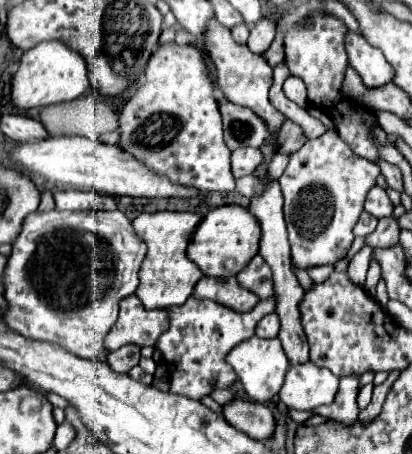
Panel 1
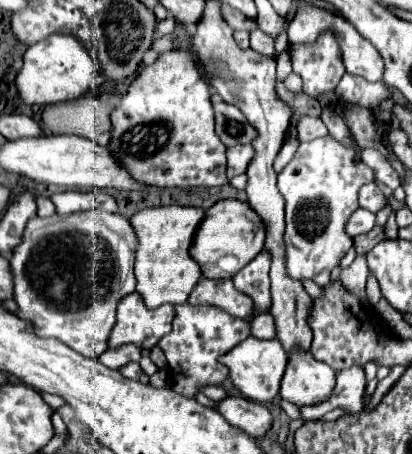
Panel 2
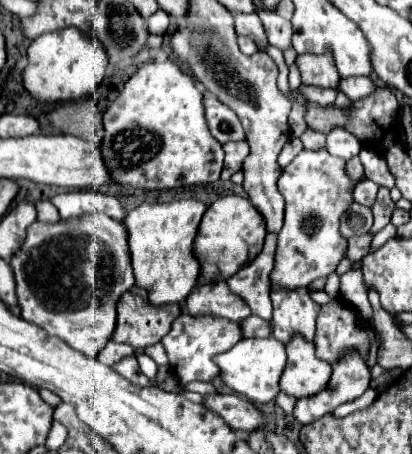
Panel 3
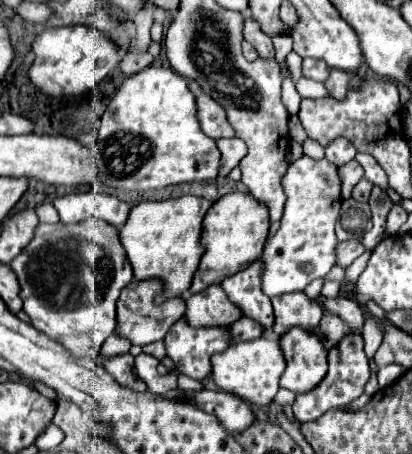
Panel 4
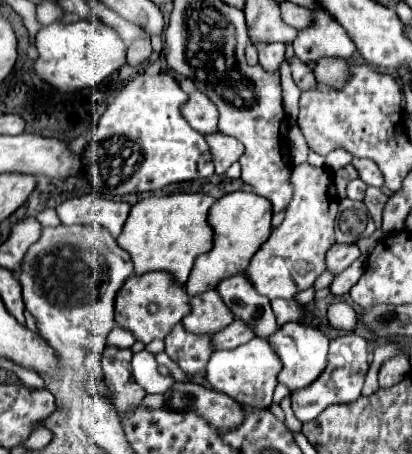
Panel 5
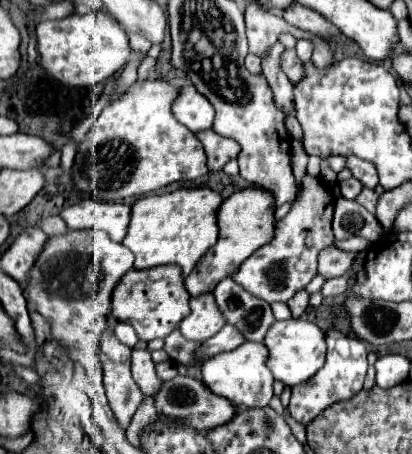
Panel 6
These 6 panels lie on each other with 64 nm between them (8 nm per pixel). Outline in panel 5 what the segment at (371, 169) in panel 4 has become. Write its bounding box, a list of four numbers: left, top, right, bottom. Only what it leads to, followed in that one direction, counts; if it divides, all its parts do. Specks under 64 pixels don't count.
[352,158,384,188]

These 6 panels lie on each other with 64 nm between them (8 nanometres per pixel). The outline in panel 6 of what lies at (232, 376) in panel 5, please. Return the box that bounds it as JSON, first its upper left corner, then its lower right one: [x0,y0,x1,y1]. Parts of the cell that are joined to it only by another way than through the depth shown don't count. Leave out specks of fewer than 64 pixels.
[202,342,274,408]

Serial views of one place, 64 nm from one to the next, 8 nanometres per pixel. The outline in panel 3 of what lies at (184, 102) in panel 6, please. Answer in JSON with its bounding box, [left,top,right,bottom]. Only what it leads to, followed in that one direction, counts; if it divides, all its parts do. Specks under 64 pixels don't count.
[204,92,244,144]

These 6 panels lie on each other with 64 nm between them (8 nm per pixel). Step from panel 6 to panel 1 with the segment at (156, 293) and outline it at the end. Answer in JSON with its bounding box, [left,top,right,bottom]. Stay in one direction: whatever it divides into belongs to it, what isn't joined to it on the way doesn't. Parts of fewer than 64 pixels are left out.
[104,296,168,352]

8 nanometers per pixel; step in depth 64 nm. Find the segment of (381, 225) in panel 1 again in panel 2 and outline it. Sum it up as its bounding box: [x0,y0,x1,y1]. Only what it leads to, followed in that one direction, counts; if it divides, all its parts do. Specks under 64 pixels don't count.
[352,226,382,254]

